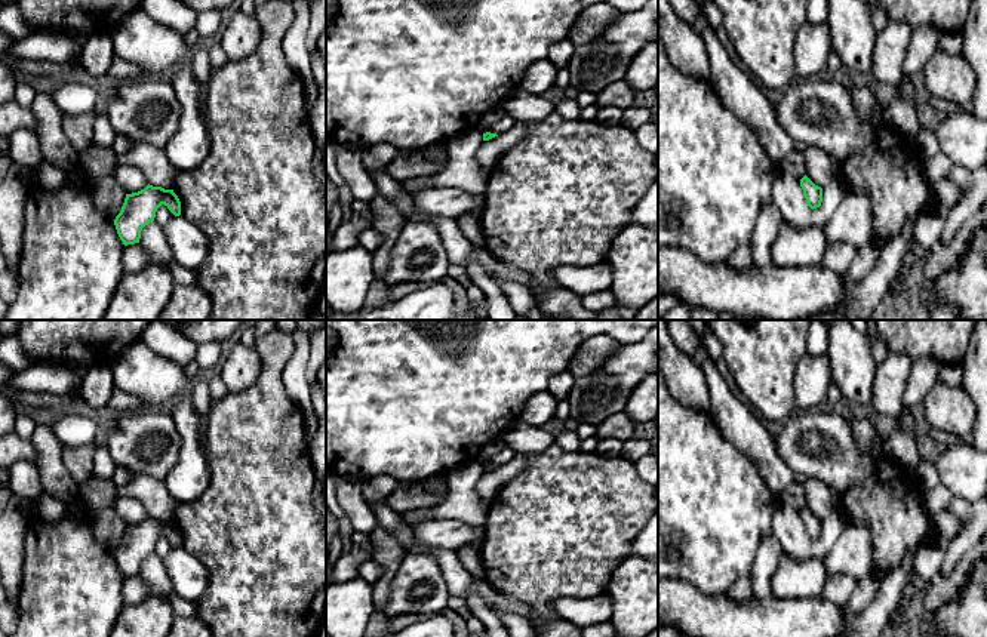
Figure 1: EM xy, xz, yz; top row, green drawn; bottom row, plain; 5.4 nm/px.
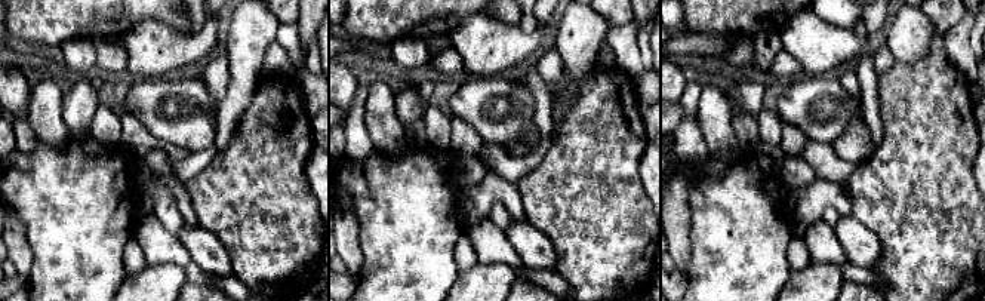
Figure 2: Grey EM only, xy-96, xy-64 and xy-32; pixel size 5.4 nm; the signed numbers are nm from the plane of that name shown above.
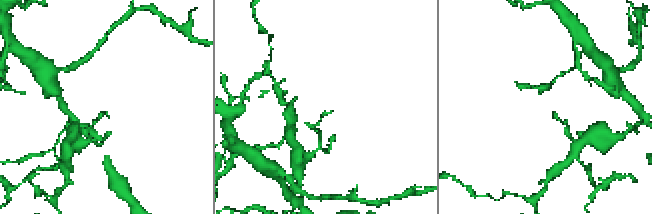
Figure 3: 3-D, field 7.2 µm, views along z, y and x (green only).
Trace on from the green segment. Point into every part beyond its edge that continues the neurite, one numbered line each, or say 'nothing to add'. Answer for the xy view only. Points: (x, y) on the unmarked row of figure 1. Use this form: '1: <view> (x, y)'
nothing to add

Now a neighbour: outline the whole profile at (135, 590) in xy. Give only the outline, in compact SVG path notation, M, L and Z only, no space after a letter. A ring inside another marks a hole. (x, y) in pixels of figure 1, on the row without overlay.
M135 575L123 578L122 596L124 606L133 606L151 597L153 593L145 579L139 575Z

